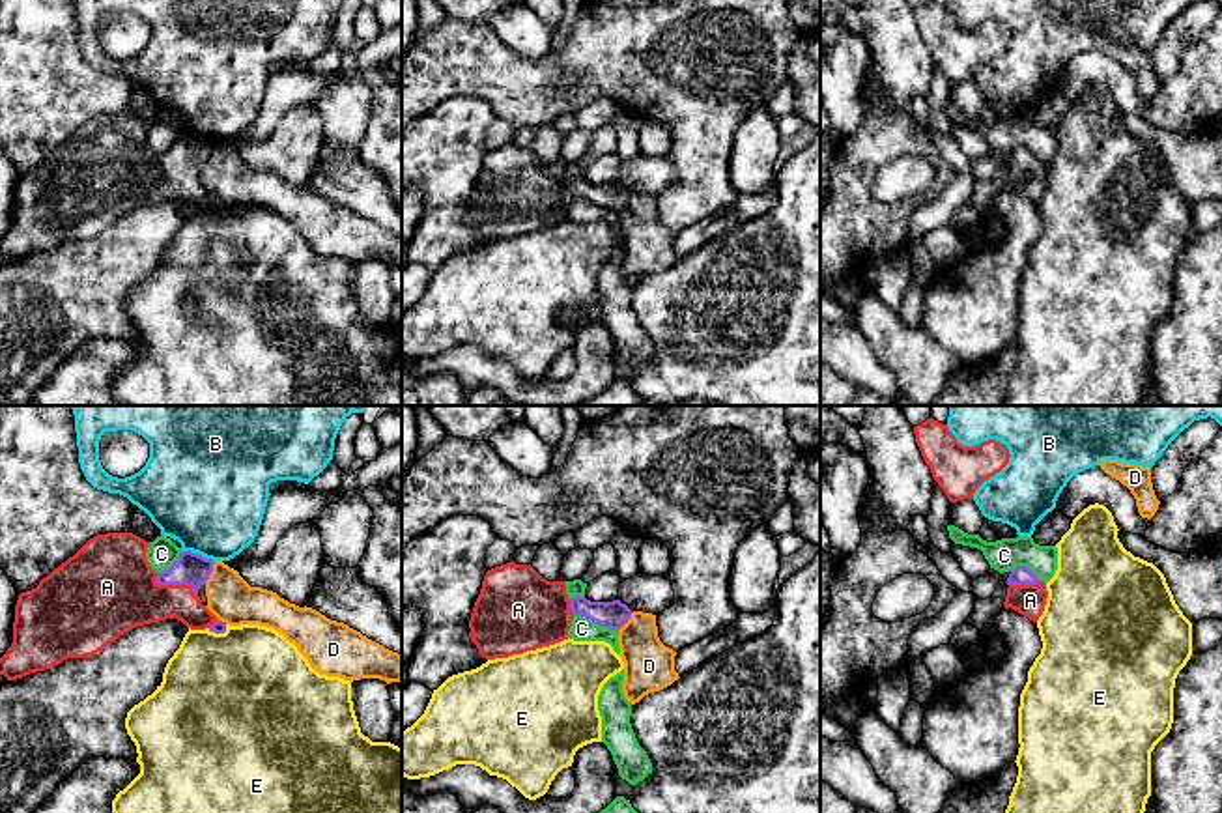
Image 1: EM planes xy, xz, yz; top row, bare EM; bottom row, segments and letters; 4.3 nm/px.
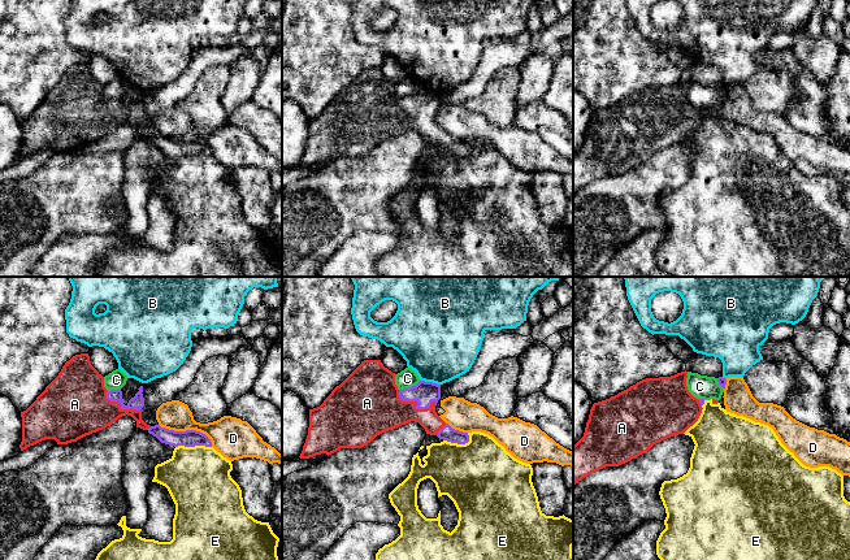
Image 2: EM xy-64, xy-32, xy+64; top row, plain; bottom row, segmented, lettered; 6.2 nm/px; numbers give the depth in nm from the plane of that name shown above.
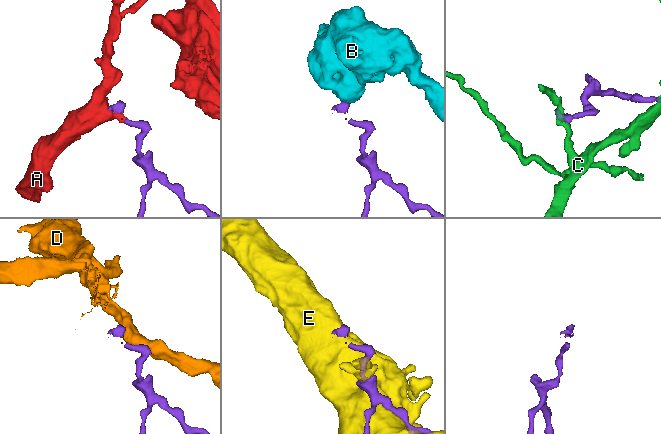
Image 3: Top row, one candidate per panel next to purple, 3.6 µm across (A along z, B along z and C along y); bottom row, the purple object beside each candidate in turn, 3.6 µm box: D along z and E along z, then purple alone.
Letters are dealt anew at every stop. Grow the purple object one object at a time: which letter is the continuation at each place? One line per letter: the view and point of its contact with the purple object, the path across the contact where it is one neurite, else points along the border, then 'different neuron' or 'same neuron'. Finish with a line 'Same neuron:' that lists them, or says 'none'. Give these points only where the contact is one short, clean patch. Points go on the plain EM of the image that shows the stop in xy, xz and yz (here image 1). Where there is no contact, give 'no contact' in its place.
A: meets purple in xy at (178, 165); runs through xy (191, 150), (178, 165), (120, 171); same neuron
B: meets purple in xy at (197, 135); border along xy (182, 131), (191, 131), (213, 142); different neuron
C: meets purple in xz at (596, 204); border along xz (574, 195), (617, 213); different neuron
D: meets purple in xy at (210, 154); different neuron
E: meets purple in xy at (219, 213); different neuron
Same neuron: A

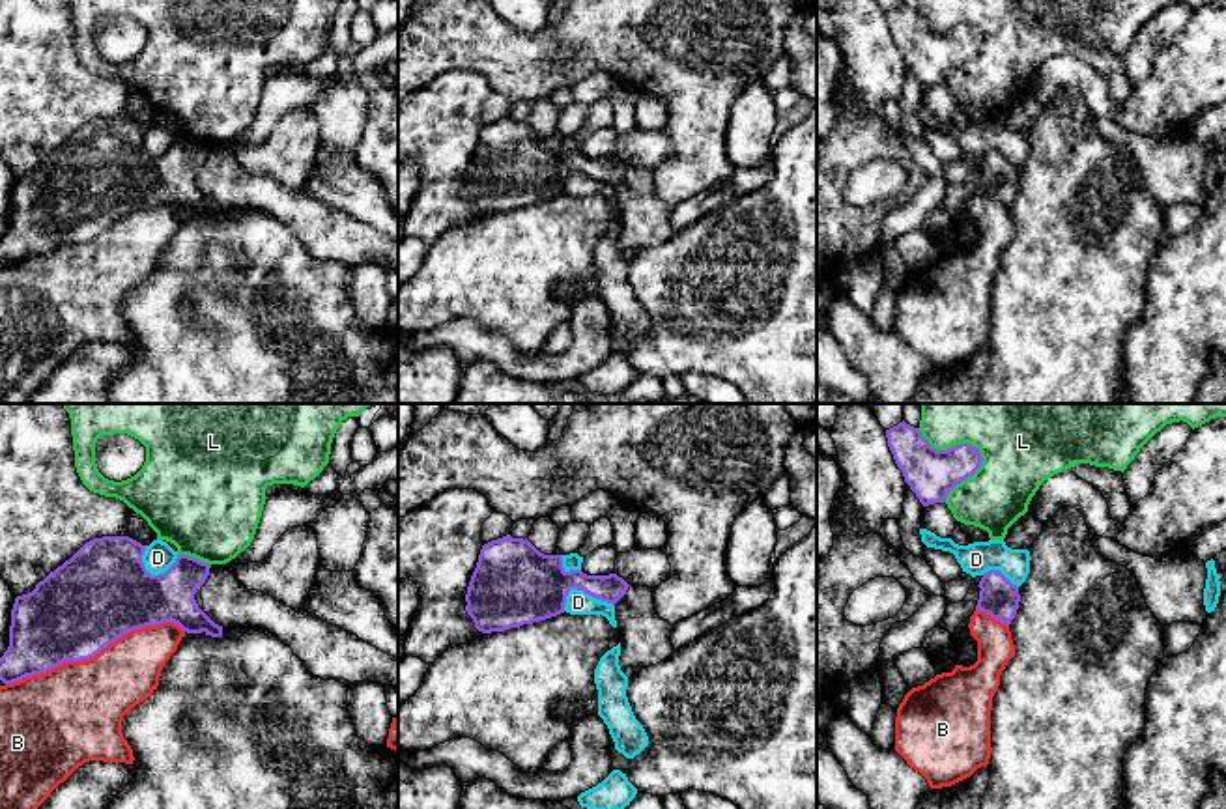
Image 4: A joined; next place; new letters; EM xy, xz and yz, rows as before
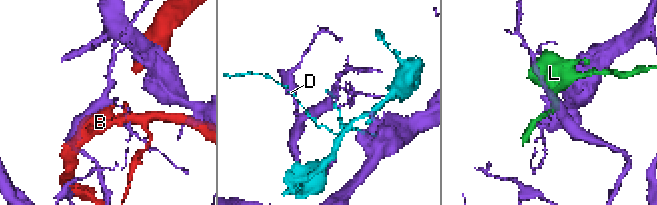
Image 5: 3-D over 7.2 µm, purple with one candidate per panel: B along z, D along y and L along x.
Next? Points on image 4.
B: meets purple in xy at (94, 236); different neuron
D: meets purple in xz at (582, 170); different neuron
L: meets purple in yz at (974, 28); different neuron
Same neuron: none

